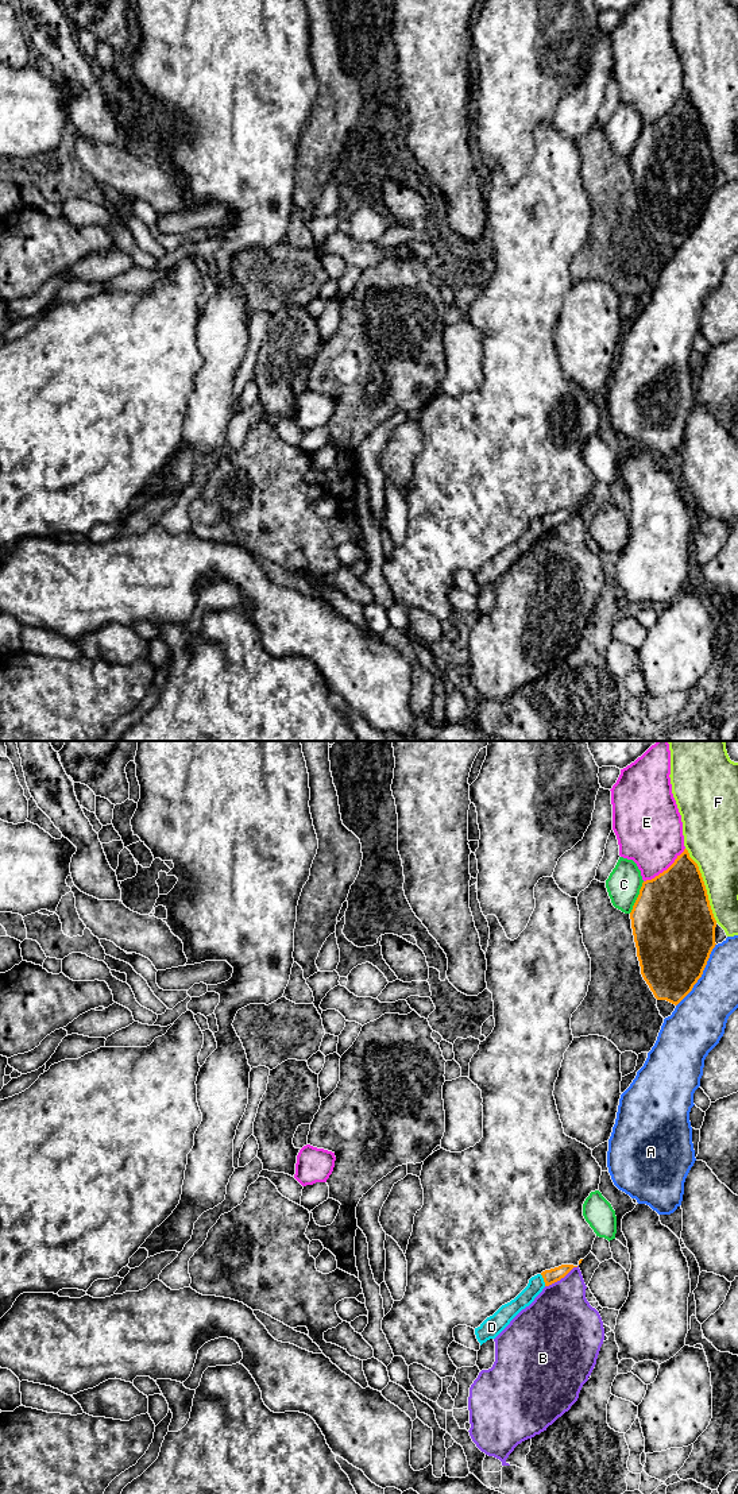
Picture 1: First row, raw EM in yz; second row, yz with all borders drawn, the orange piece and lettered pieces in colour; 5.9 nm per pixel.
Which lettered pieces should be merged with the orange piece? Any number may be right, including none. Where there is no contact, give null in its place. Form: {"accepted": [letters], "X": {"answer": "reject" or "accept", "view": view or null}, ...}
{"accepted": ["D"], "A": {"answer": "reject", "view": "yz"}, "B": {"answer": "reject", "view": "yz"}, "C": {"answer": "reject", "view": "yz"}, "D": {"answer": "accept", "view": "yz"}, "E": {"answer": "reject", "view": "yz"}, "F": {"answer": "reject", "view": "yz"}}

